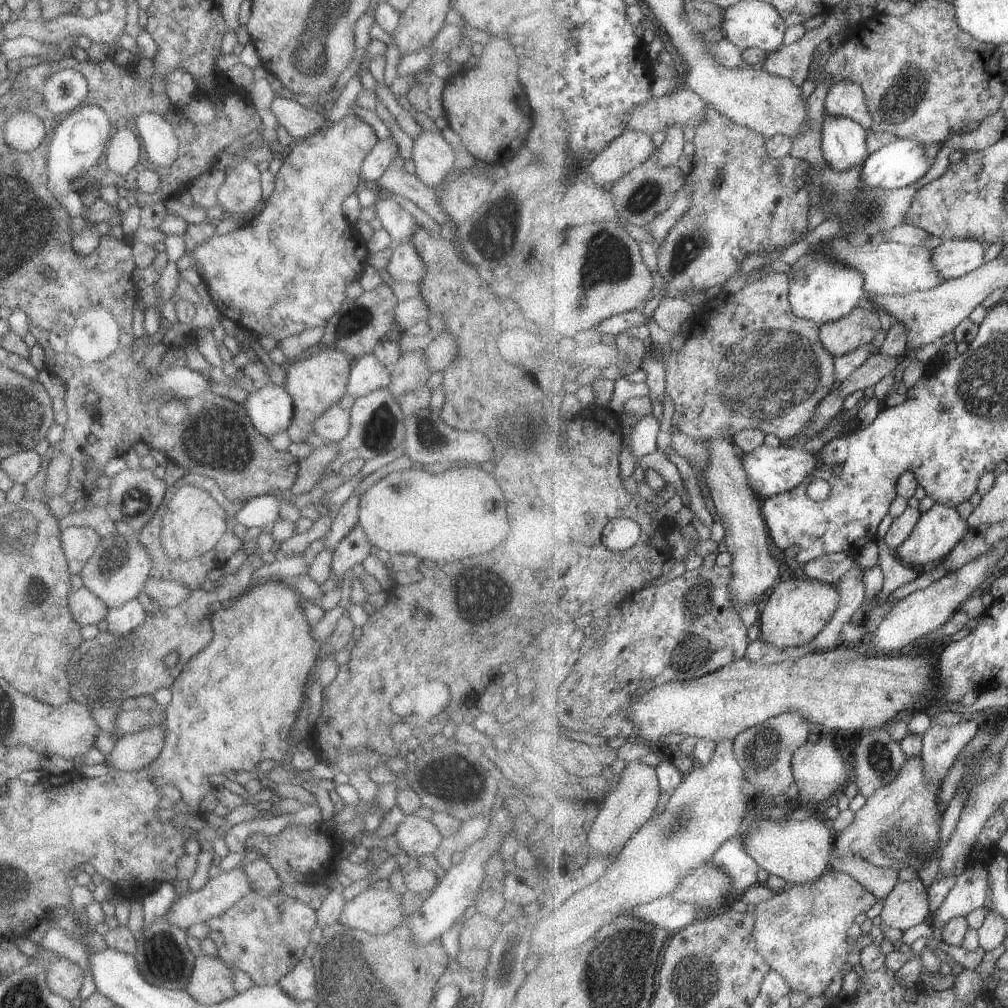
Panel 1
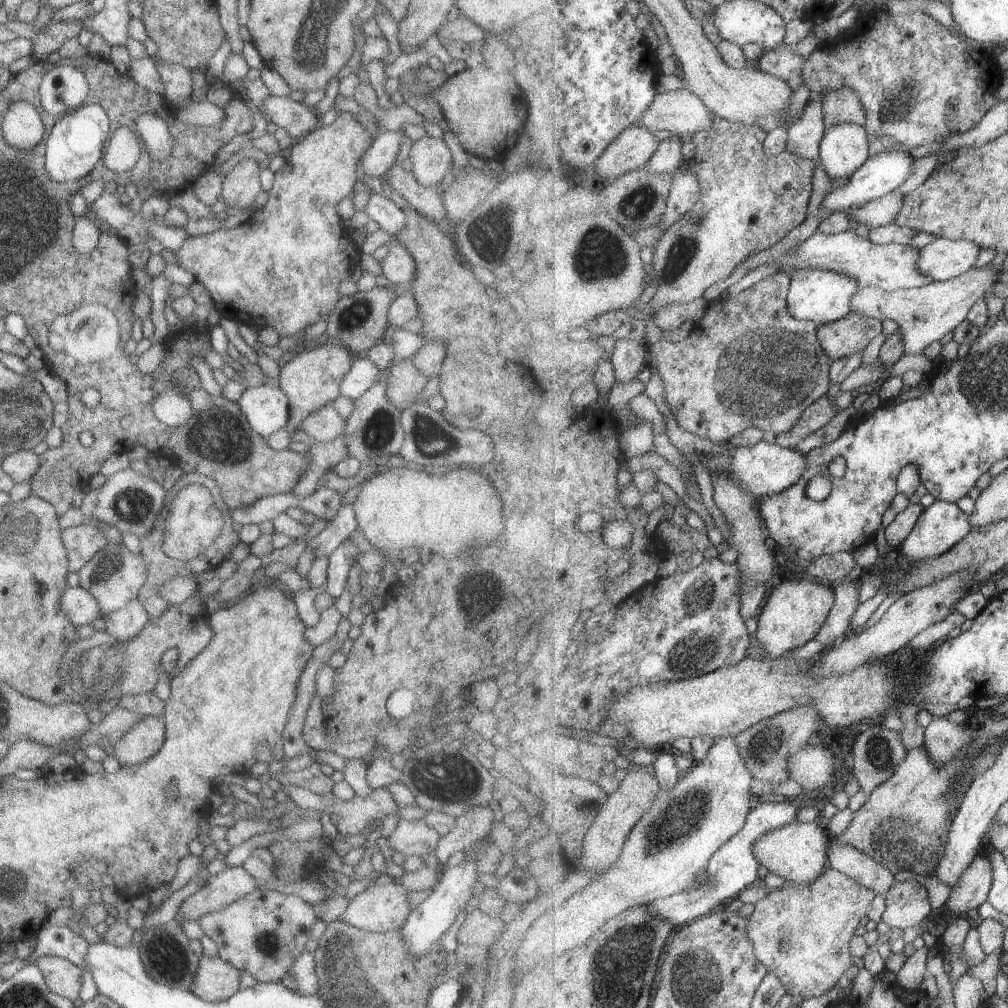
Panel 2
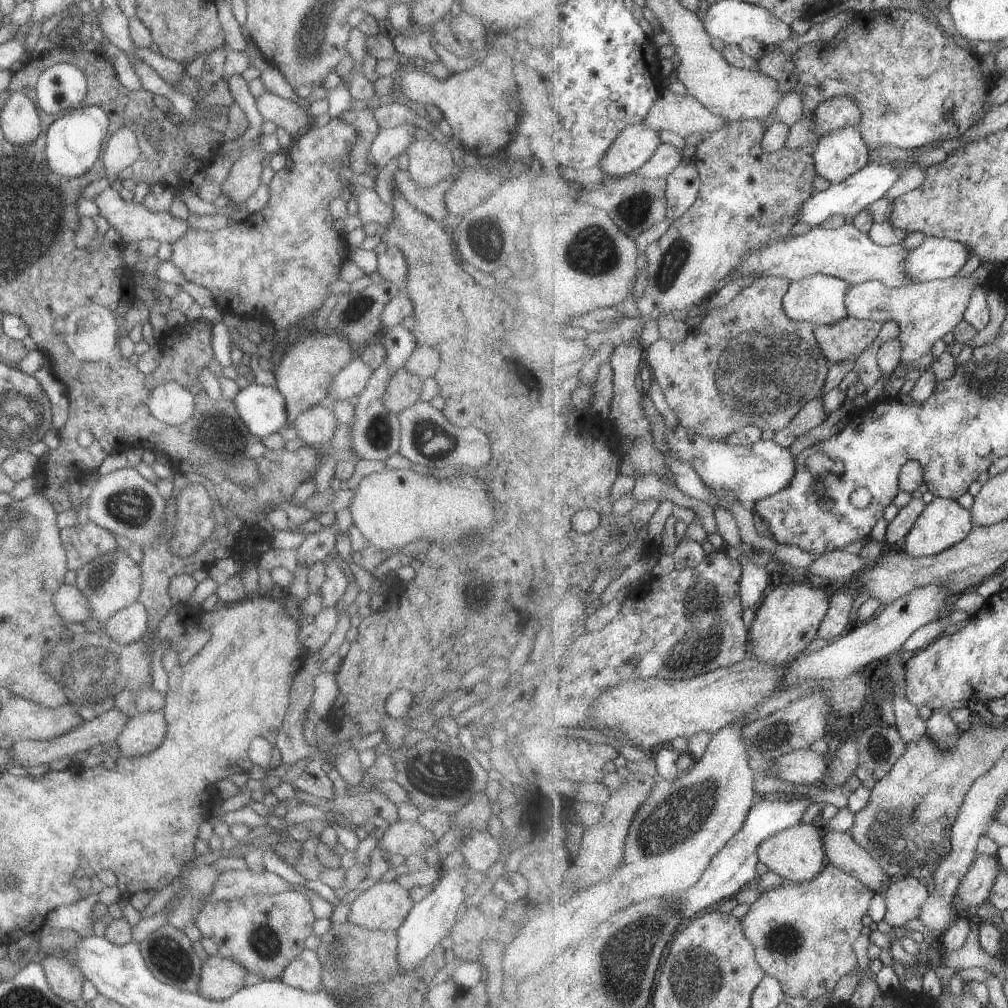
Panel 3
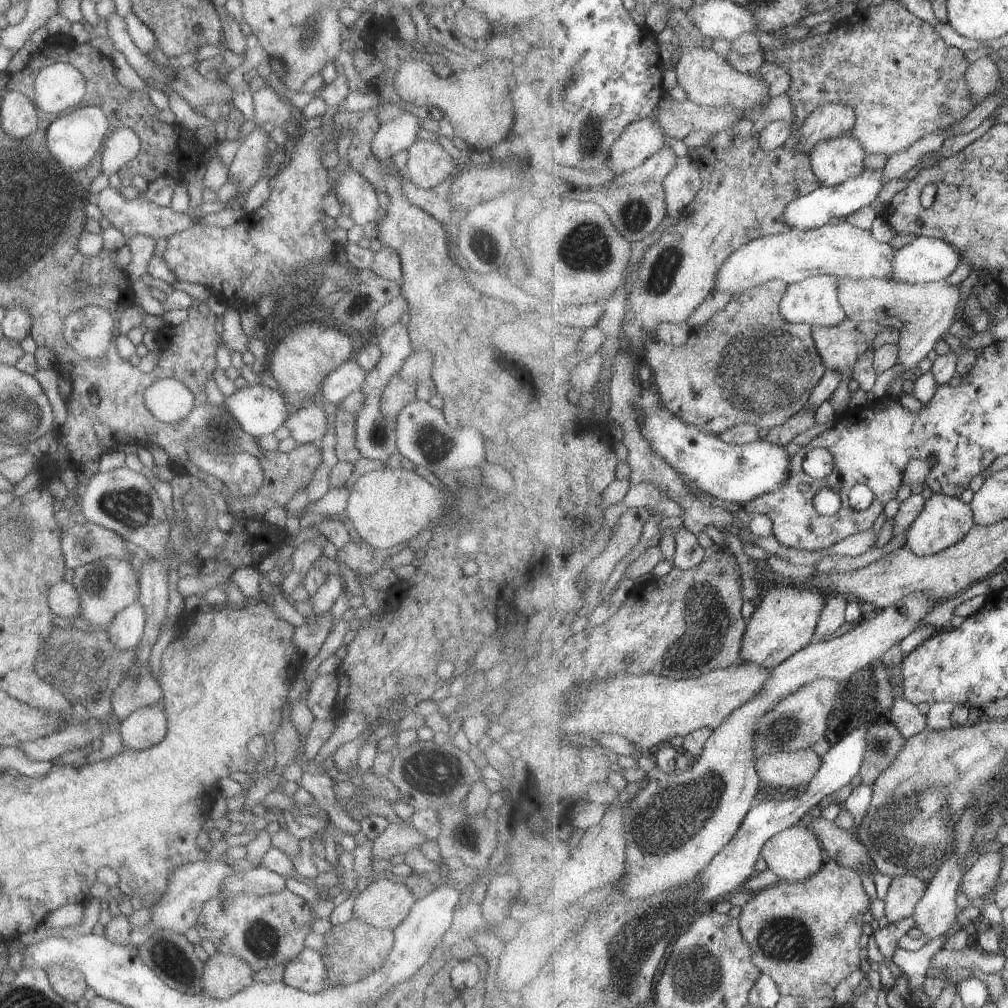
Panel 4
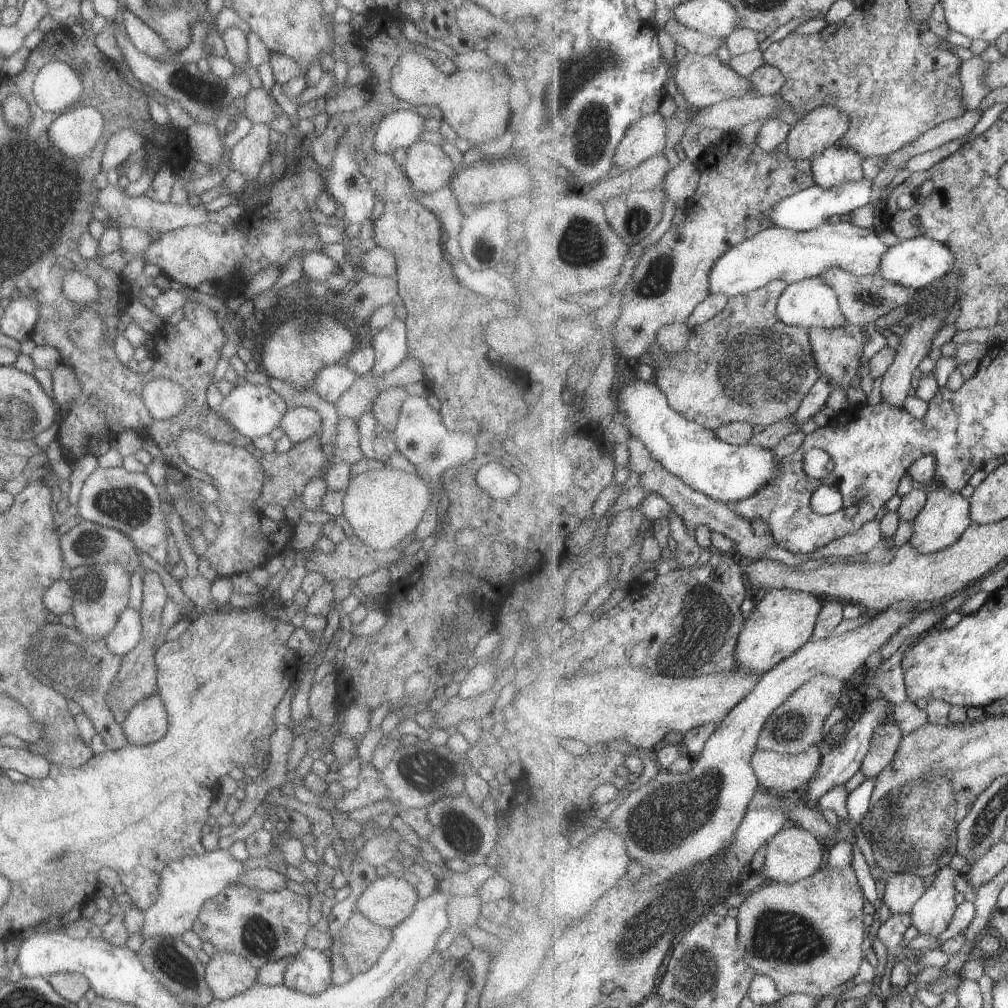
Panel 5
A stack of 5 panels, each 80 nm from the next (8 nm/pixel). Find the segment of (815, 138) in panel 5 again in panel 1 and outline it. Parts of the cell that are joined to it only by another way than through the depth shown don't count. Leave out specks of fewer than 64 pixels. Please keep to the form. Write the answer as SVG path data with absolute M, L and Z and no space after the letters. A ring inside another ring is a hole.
M841 81L833 84L825 104L826 112L833 116L856 120L867 130L874 125L864 88L855 81Z

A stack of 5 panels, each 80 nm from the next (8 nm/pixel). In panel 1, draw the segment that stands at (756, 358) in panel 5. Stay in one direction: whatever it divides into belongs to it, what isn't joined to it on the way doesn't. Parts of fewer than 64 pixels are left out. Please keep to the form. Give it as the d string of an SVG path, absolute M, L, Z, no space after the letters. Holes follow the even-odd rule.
M769 271L736 293L719 293L707 300L700 317L703 320L693 328L693 334L681 350L654 345L666 364L666 392L674 402L672 421L679 432L707 440L723 433L757 429L774 434L783 442L801 435L811 424L821 401L837 380L836 357L822 343L818 322L802 319L794 313L790 303L790 279L790 273Z

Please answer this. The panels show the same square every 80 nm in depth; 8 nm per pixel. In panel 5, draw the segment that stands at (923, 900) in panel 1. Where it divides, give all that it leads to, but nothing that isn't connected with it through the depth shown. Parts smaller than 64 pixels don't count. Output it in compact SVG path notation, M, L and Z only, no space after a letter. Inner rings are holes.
M891 873L886 879L882 901L891 914L911 914L916 902L926 893L925 882L911 873Z

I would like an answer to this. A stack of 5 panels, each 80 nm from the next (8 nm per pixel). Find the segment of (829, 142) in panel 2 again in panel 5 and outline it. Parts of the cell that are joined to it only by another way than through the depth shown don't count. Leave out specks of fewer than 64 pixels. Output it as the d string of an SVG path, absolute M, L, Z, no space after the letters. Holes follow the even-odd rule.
M839 143L826 148L812 160L812 173L820 187L835 188L865 177L863 161L864 158L855 149Z

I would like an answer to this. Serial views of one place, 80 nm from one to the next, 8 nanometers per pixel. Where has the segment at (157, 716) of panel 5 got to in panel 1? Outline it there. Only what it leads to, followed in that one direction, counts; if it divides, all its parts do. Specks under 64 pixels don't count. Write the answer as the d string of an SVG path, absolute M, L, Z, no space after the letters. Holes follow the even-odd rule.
M164 726L122 734L114 740L112 750L106 754L105 765L121 772L133 772L151 764L163 746Z

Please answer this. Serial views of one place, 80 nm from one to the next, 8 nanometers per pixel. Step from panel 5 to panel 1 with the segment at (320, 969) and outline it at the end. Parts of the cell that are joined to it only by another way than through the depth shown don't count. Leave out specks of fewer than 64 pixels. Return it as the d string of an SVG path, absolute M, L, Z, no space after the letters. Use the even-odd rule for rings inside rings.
M302 956L299 962L277 981L276 985L296 1001L313 1000L316 986L312 960Z

